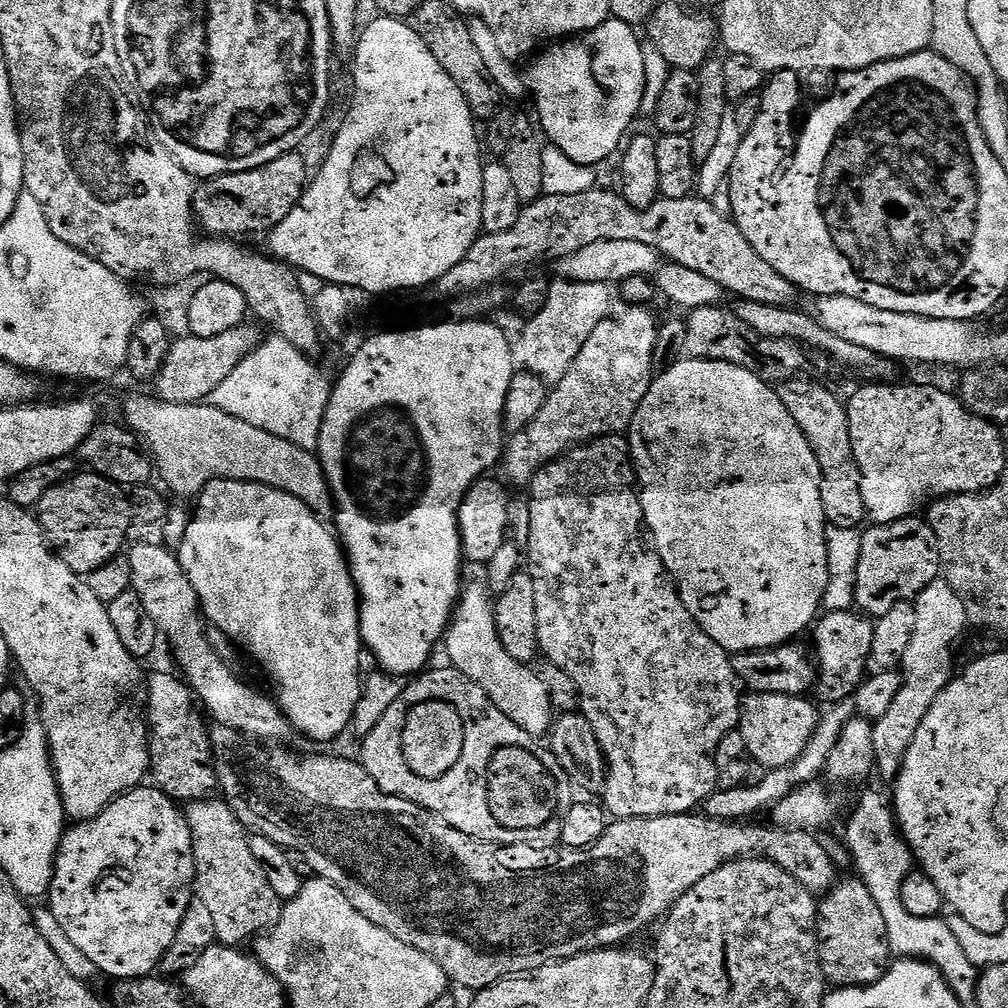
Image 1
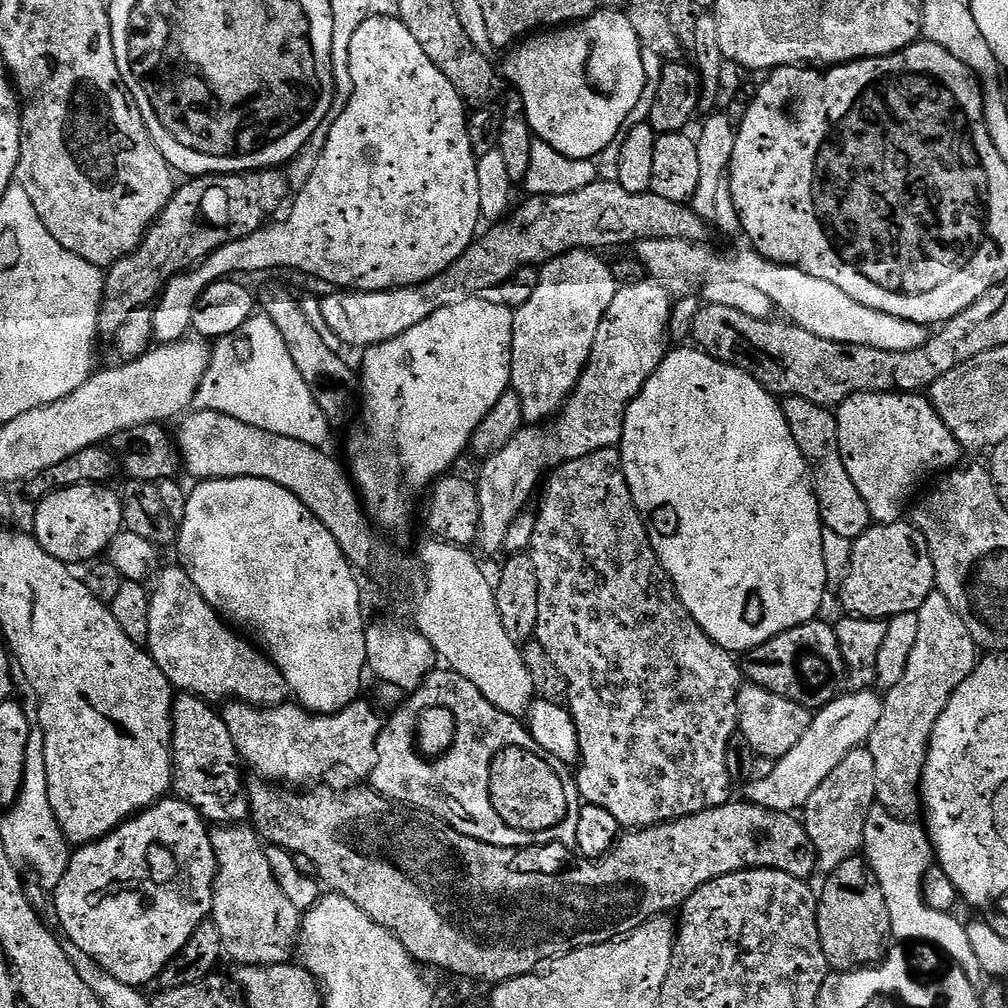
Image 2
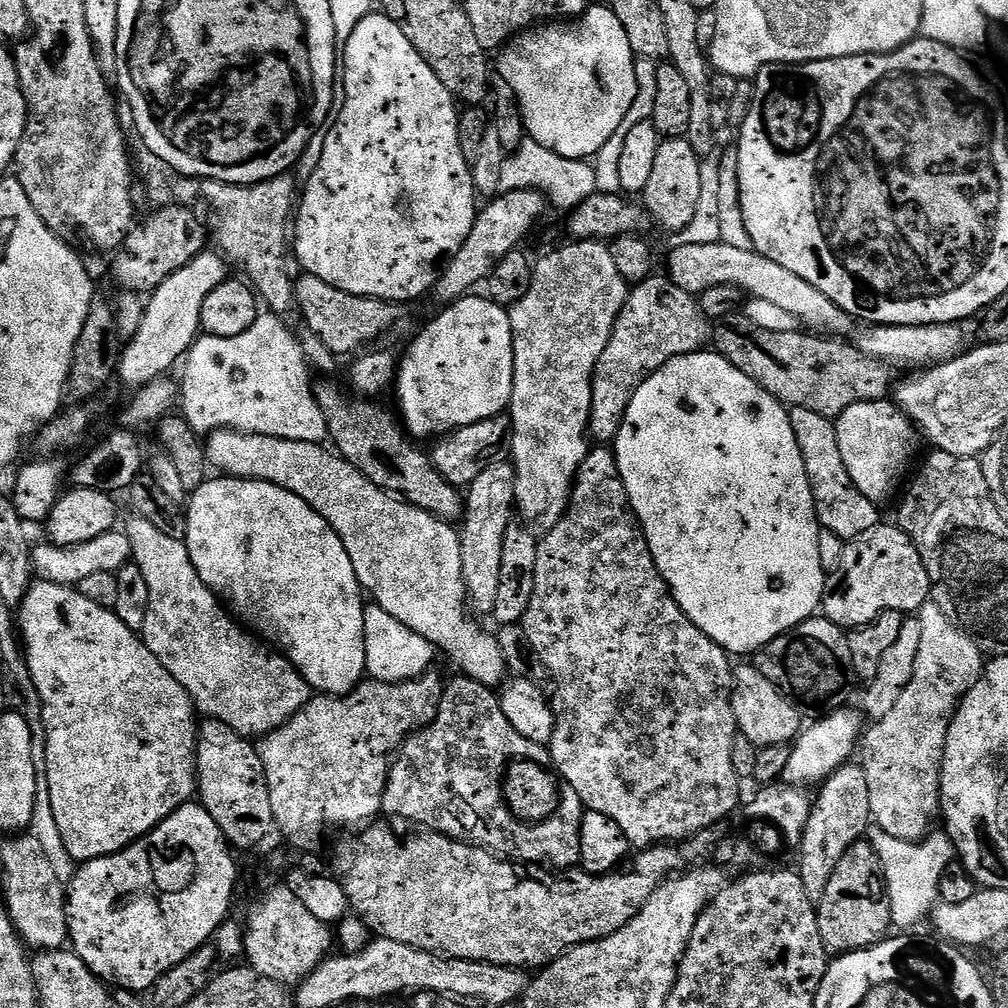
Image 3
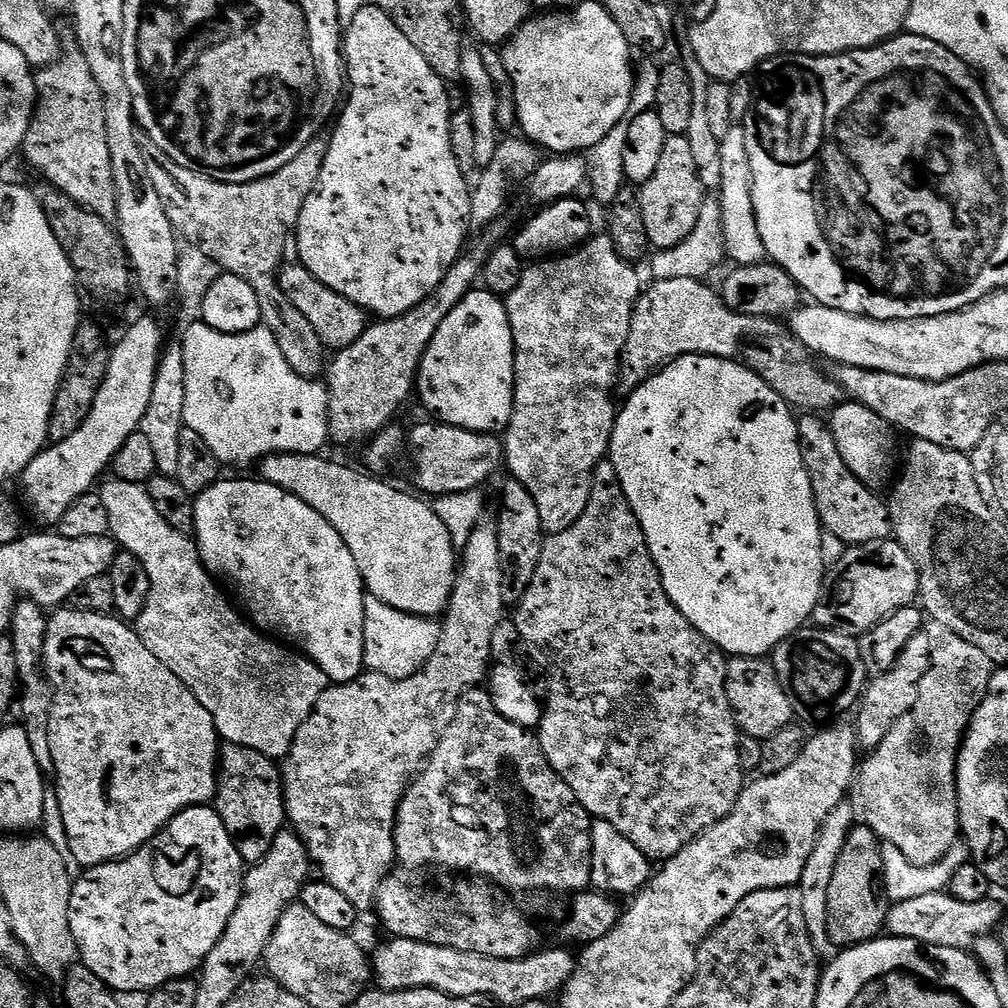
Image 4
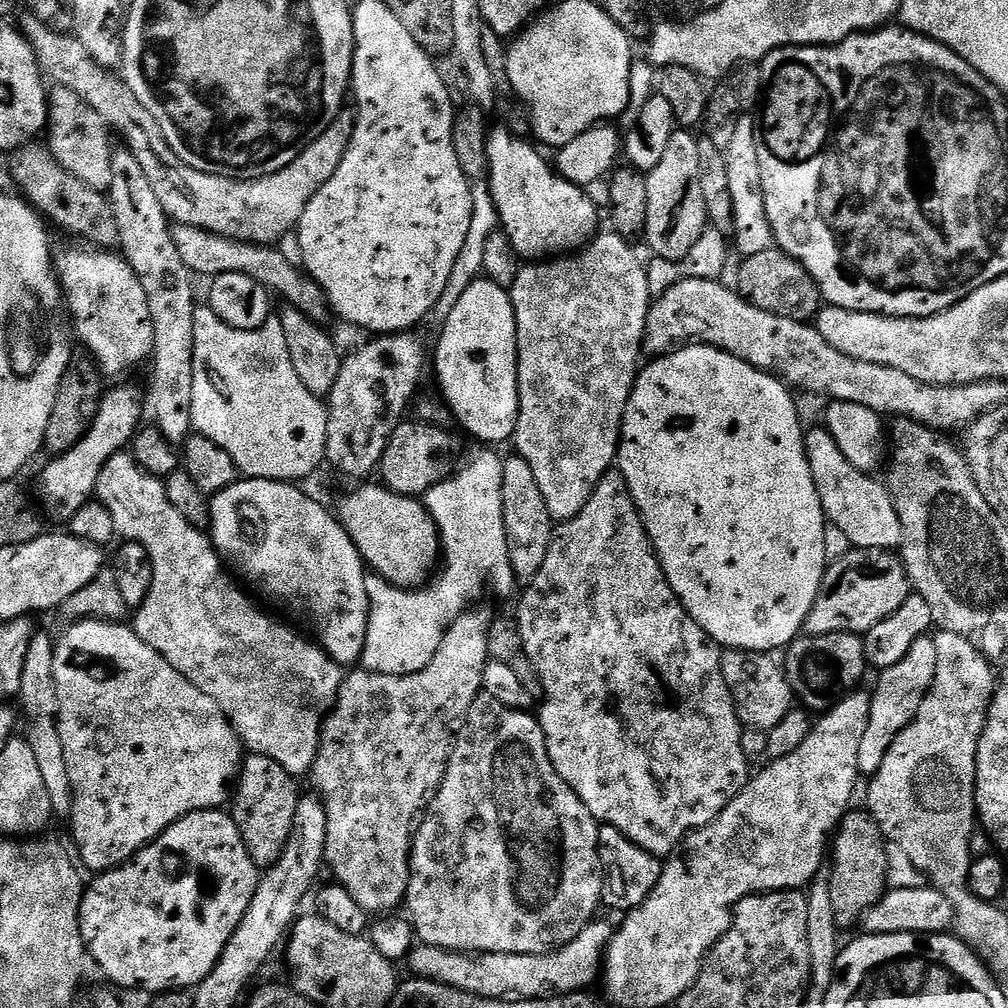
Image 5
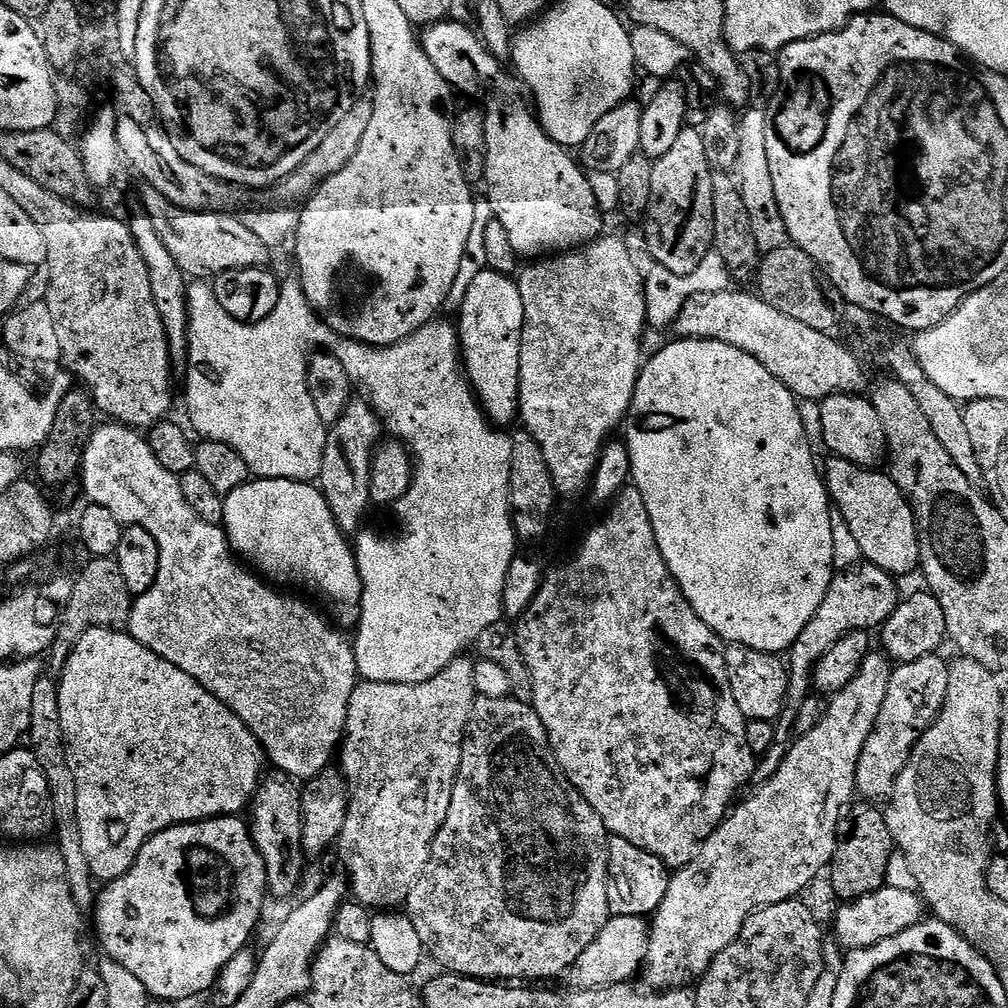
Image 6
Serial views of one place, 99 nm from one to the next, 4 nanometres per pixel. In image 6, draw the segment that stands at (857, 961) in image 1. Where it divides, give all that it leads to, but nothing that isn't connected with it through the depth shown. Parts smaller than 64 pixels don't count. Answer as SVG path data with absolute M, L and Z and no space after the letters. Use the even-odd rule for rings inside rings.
M859 803L851 805L841 816L836 829L835 856L828 868L832 890L842 902L864 897L885 885L887 863L895 847L883 811L871 803Z

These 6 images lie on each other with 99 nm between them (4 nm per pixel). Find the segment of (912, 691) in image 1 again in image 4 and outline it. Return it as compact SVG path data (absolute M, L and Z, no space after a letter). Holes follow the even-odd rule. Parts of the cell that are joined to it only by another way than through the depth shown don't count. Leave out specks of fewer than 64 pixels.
M932 622L927 625L930 662L928 673L920 683L920 693L912 709L882 738L877 748L863 757L858 768L860 800L864 803L862 820L874 830L874 834L890 846L898 846L906 858L915 864L939 864L953 851L956 840L961 839L958 798L956 797L956 763L960 757L960 745L972 715L984 700L992 681L994 665L978 646L966 642L954 630Z

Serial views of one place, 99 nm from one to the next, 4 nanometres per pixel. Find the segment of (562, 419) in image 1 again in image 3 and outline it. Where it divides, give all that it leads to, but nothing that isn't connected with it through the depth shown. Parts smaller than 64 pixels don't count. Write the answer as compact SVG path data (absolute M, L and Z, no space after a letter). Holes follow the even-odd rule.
M653 274L629 291L628 300L612 331L610 342L606 342L606 350L602 350L602 358L598 358L598 366L592 383L592 421L588 424L588 431L593 441L615 441L626 410L630 406L630 398L635 394L636 387L647 376L651 376L676 356L701 351L707 345L704 344L707 340L709 343L710 321L701 311L699 299L693 293L682 290L674 281L663 275L660 276ZM505 462L503 464L495 464L490 466L490 470L482 470L482 474L478 474L478 478L474 478L474 482L469 484L466 489L466 507L462 517L462 525L459 529L460 545L462 546L462 574L466 582L466 590L468 591L468 602L473 613L484 612L484 614L491 614L494 610L494 601L498 595L498 573L502 571L502 538L506 538L506 530L514 522L514 509L516 507L516 470L511 463Z

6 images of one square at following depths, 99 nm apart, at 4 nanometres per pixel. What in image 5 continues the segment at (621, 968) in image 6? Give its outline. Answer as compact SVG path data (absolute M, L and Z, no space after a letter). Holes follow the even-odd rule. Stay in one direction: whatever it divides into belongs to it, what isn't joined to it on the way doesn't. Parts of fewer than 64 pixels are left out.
M597 918L566 946L557 952L535 956L534 954L490 954L482 952L469 954L466 952L448 952L444 948L435 948L429 944L413 947L406 957L406 964L413 968L417 977L434 980L437 984L449 984L463 992L481 996L487 1000L546 1000L549 996L566 996L574 992L587 989L587 984L597 983L602 972L604 953L608 950L608 943L614 935L613 925L608 925L603 918Z

